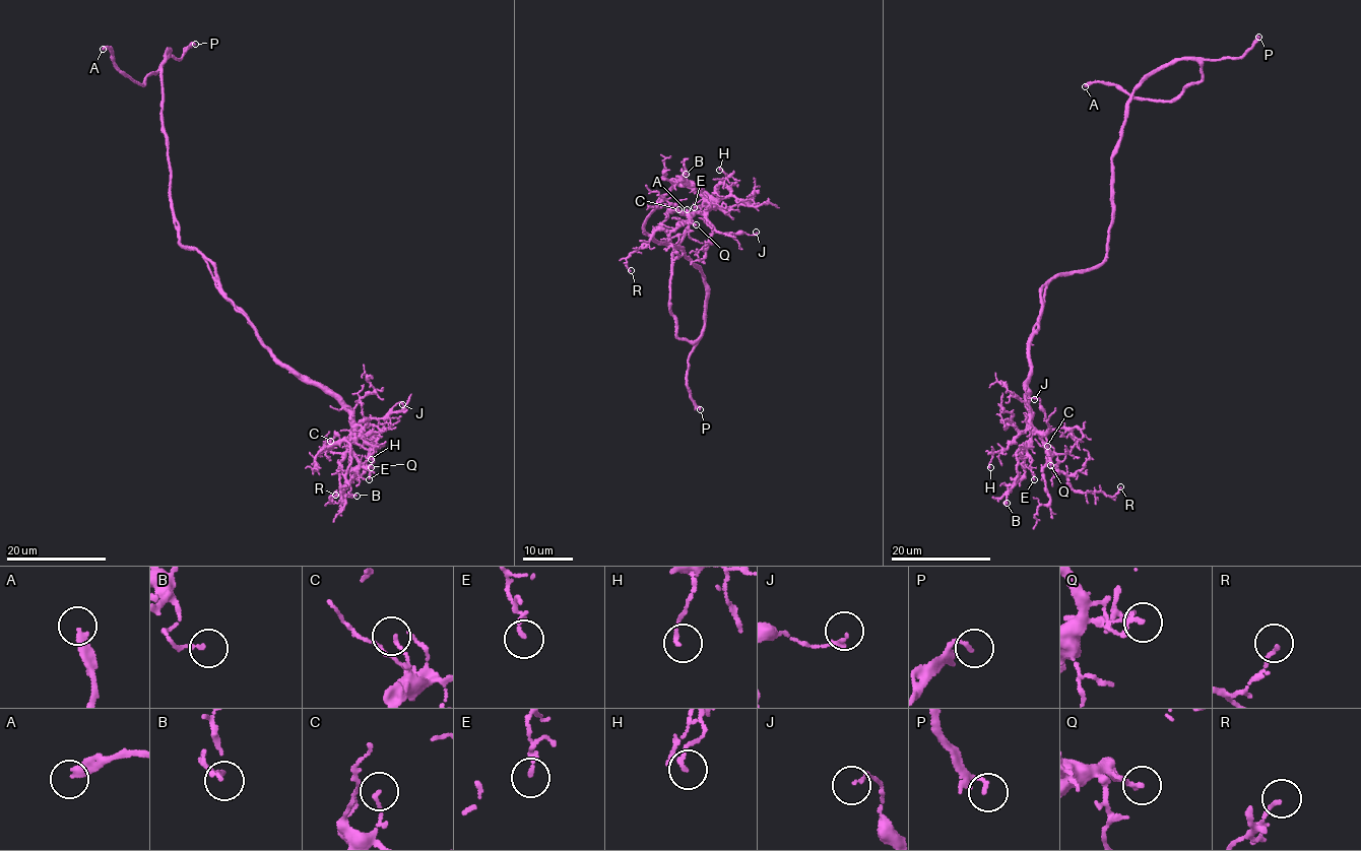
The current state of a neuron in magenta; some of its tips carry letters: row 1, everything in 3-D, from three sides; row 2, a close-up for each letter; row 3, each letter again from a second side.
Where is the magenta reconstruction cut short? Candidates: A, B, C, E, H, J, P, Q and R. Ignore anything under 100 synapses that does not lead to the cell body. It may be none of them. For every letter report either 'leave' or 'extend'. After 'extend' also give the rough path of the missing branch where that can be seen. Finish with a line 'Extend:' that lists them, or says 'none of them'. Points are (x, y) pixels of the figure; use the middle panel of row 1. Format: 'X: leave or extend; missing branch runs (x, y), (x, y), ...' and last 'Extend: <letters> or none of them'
A: extend; missing branch runs (687, 209), (688, 183), (700, 182), (715, 141), (726, 82), (726, 73), (700, 43), (700, 6), (697, 15)
B: leave
C: leave
E: leave
H: leave
J: leave
P: extend; missing branch runs (700, 409), (692, 431), (681, 440)
Q: leave
R: leave
Extend: A, P

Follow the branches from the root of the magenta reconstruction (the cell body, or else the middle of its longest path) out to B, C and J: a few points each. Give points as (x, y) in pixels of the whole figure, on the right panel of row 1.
B: (1093, 266), (1056, 276), (1046, 286), (1028, 348), (1024, 396), (1031, 436), (1017, 452), (1007, 503)
C: (1093, 266), (1048, 282), (1028, 348), (1031, 370), (1024, 396), (1032, 429), (1049, 457), (1047, 446)
J: (1093, 266), (1048, 282), (1028, 348), (1024, 396), (1032, 423), (1045, 434), (1044, 411), (1034, 399)

